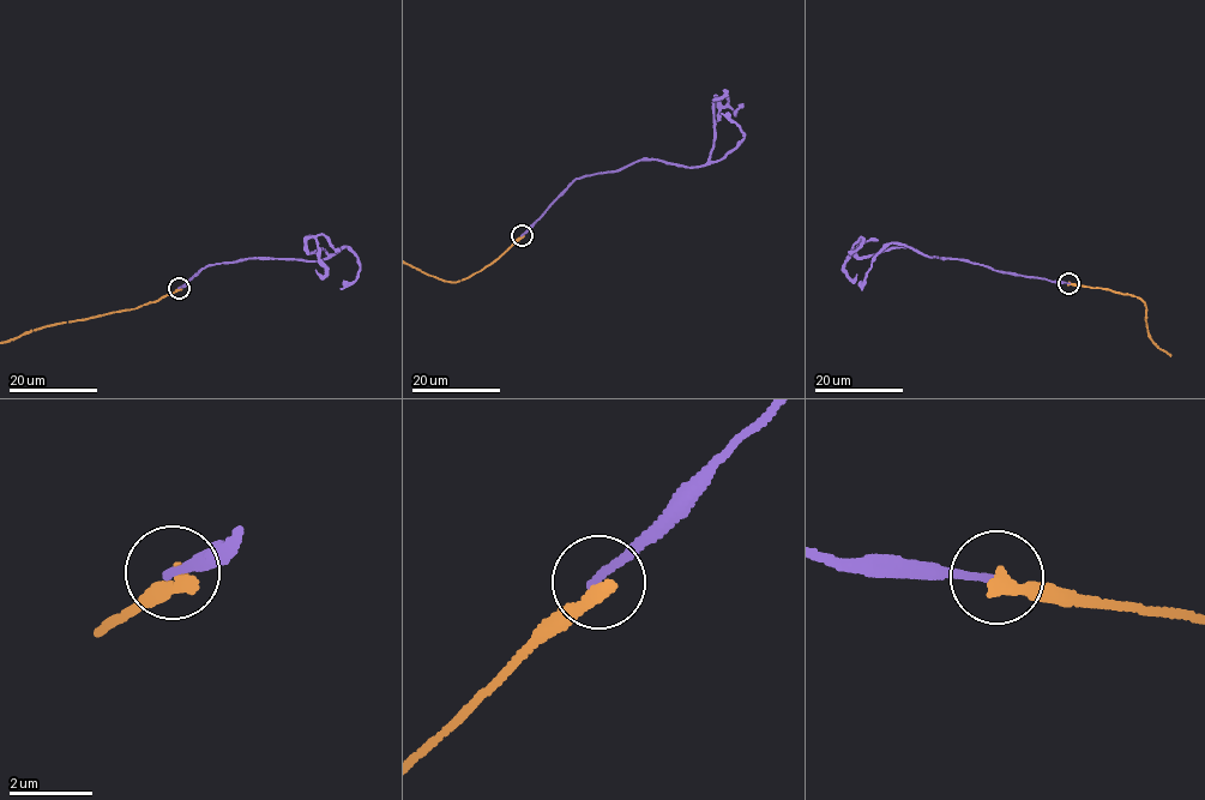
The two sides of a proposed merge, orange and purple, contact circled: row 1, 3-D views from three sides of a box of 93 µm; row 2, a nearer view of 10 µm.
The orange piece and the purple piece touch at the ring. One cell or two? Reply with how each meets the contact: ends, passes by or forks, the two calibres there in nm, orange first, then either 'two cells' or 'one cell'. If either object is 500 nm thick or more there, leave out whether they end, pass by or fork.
orange ends there; purple ends there; 360 nm thick on the orange side, 190 nm on the other; two cells

